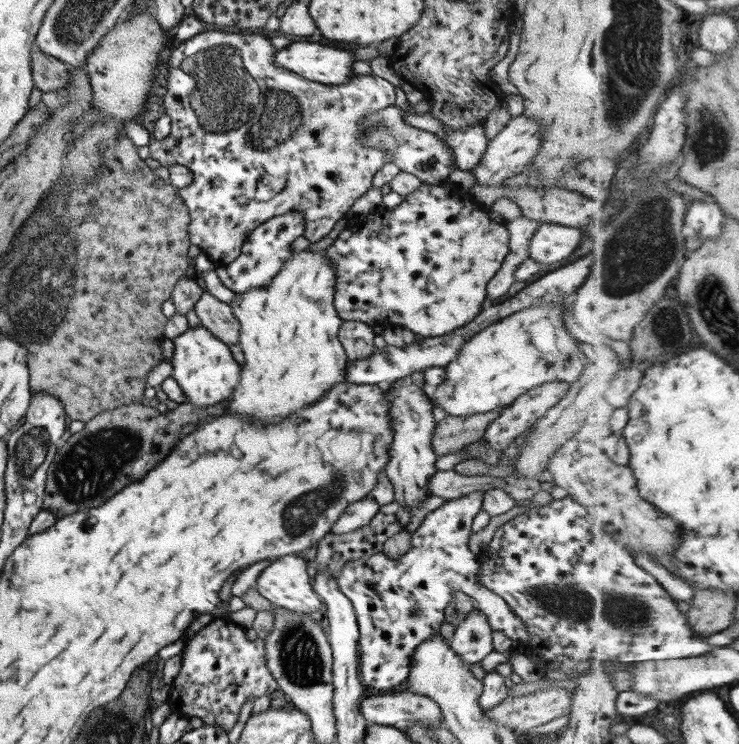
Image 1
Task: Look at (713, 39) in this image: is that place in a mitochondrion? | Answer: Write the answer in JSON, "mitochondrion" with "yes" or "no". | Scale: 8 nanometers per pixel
{"mitochondrion":"no"}

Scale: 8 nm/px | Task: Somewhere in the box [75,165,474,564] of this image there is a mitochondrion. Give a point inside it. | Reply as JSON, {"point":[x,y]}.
{"point":[299,515]}

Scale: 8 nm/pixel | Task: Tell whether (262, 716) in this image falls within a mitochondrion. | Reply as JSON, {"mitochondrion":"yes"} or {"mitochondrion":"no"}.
{"mitochondrion":"no"}

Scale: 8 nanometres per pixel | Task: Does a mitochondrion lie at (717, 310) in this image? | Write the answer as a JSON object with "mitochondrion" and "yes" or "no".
{"mitochondrion":"yes"}

